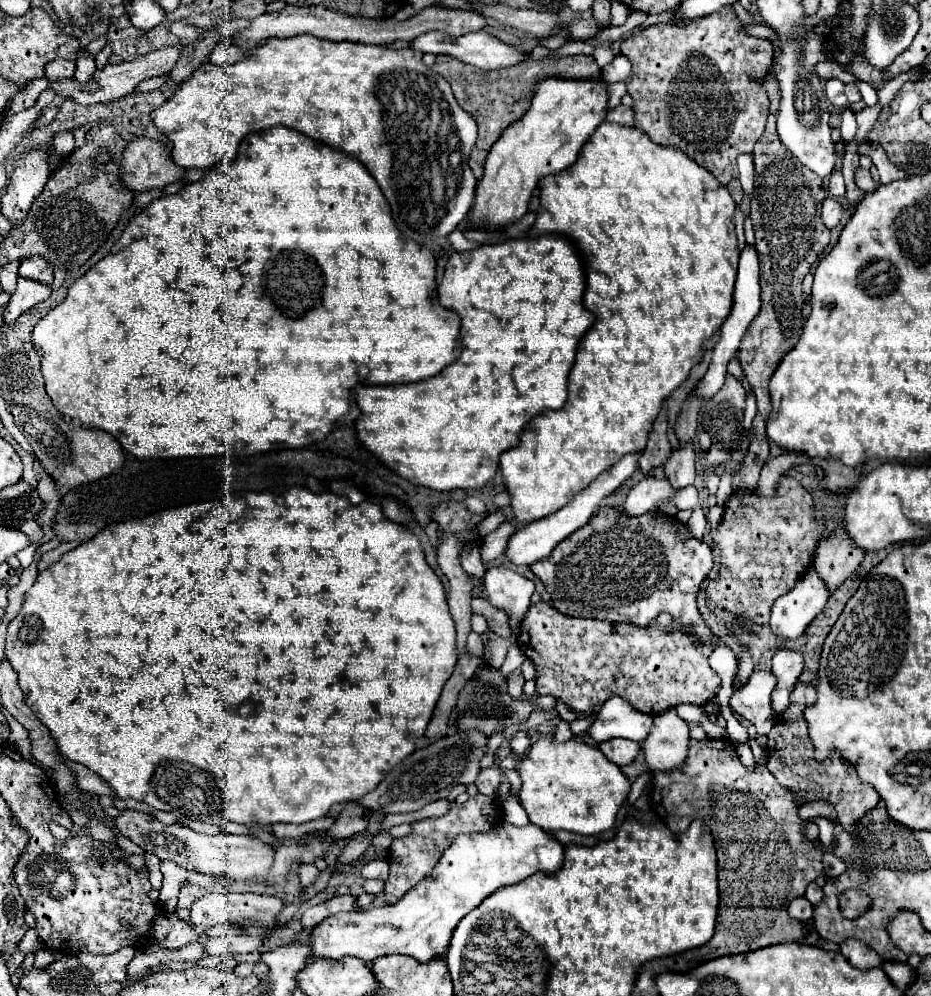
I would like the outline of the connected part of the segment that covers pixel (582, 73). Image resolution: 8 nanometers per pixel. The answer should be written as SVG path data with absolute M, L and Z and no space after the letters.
M438 55L432 71L440 73L452 87L458 105L468 111L478 123L478 139L470 155L470 169L476 179L482 177L484 159L492 147L492 143L500 137L500 133L512 123L526 115L530 101L536 91L536 83L546 77L560 77L560 79L600 79L600 67L592 55L574 55L574 57L546 57L542 61L522 61L514 67L506 67L502 71L482 71L478 67L466 65L456 61L448 55Z

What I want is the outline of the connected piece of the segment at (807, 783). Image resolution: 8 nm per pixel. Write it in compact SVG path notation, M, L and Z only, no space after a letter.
M798 683L794 687L794 691L790 693L788 709L776 717L776 723L774 723L772 731L768 733L766 767L776 775L780 785L790 787L802 799L828 801L836 809L840 825L852 833L860 825L860 819L866 813L870 813L872 809L876 809L880 797L878 797L876 789L868 783L862 783L858 779L856 771L850 767L850 763L842 761L838 755L830 757L826 763L818 763L814 759L814 747L812 747L810 737L808 737L806 721L804 721L804 713L802 713L814 701L816 701L816 687L812 683L806 683L806 685Z

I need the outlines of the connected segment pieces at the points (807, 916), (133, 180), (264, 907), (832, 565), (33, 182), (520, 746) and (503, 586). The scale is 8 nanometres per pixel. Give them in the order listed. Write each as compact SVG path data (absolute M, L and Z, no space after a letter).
M798 897L798 899L794 899L790 905L788 905L788 913L790 913L790 917L794 917L794 919L798 919L798 921L810 921L812 919L812 903L806 899L806 897Z
M138 137L128 143L120 177L134 191L150 191L184 179L186 169L170 159L170 151L156 139Z
M206 893L200 899L196 899L190 907L190 917L188 923L198 929L206 931L214 925L222 923L234 923L242 933L258 937L258 939L268 939L272 933L282 931L284 927L278 925L278 913L282 911L282 899L272 897L272 895L258 895L258 893Z
M836 531L828 541L820 541L814 555L814 571L826 583L828 591L834 593L862 563L864 551L846 535Z
M36 149L20 155L18 167L12 171L6 193L2 195L2 215L12 225L26 219L30 205L42 193L42 187L50 175L50 167L46 163L48 153L48 149Z
M518 731L512 739L510 739L510 749L518 755L524 755L524 751L528 751L532 745L532 739L526 731Z
M488 567L484 571L484 593L492 607L522 621L524 613L530 609L534 583L508 567Z

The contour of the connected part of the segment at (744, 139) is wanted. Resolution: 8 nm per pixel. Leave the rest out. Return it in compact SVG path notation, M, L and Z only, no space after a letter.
M724 7L714 15L706 15L706 19L686 23L686 27L678 27L678 23L672 21L650 25L622 41L622 55L626 55L634 67L634 73L626 83L628 93L634 97L634 127L644 131L654 143L682 149L722 185L728 185L730 179L738 177L736 157L740 153L752 153L756 141L764 133L768 117L766 89L750 77L766 77L774 59L774 43L748 35L734 9Z

